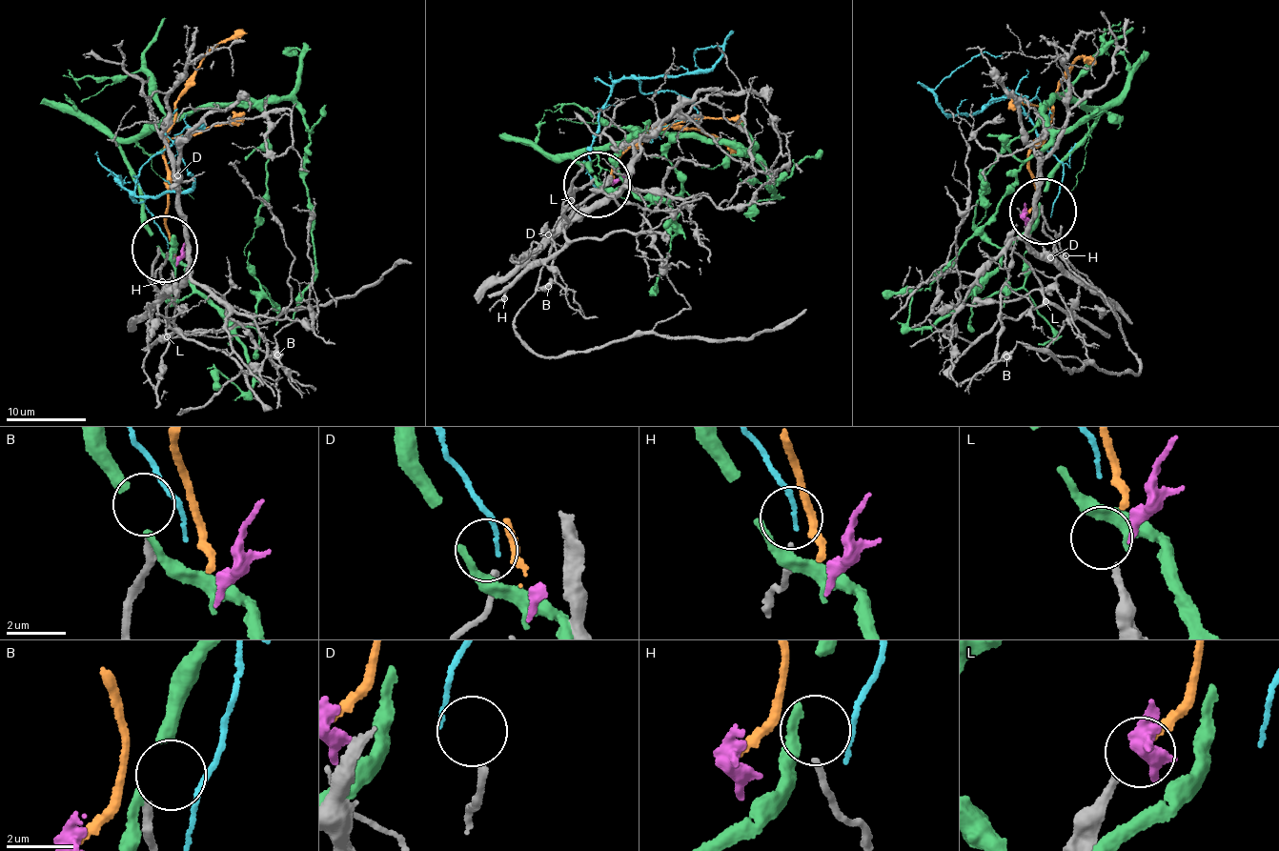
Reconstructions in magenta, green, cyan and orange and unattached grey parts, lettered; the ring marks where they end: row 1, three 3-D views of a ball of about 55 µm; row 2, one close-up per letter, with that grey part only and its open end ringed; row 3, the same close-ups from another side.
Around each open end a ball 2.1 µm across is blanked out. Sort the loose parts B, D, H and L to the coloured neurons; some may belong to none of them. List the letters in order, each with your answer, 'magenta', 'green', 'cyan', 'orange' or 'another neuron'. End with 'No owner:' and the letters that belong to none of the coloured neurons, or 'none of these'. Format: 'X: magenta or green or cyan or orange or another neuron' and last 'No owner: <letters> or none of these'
B: another neuron
D: another neuron
H: another neuron
L: another neuron
No owner: B, D, H, L

